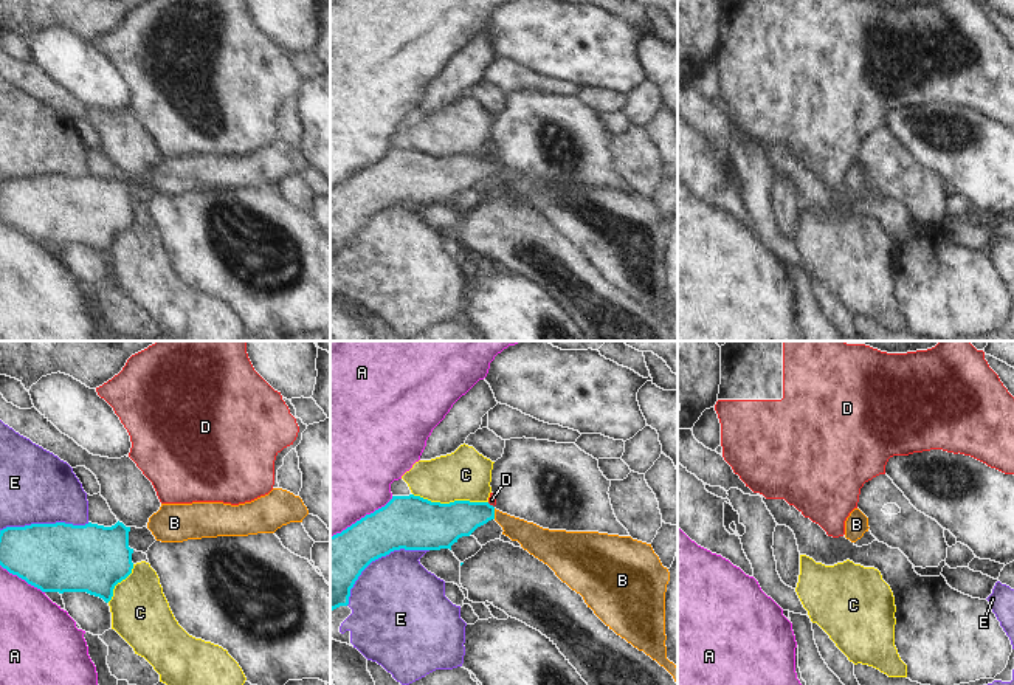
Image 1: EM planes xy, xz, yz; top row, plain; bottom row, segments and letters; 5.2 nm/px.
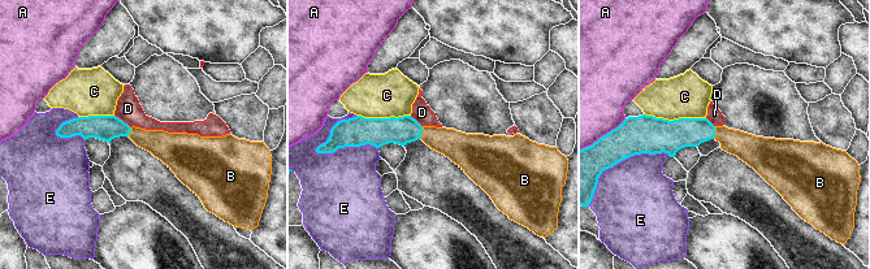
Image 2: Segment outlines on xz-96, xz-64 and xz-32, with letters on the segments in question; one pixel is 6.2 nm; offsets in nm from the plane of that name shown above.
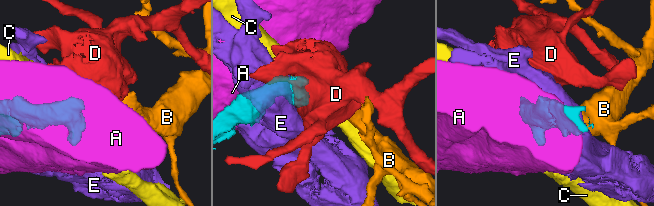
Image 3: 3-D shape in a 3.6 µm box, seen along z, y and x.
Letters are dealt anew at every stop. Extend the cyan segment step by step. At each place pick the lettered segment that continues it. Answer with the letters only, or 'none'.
B

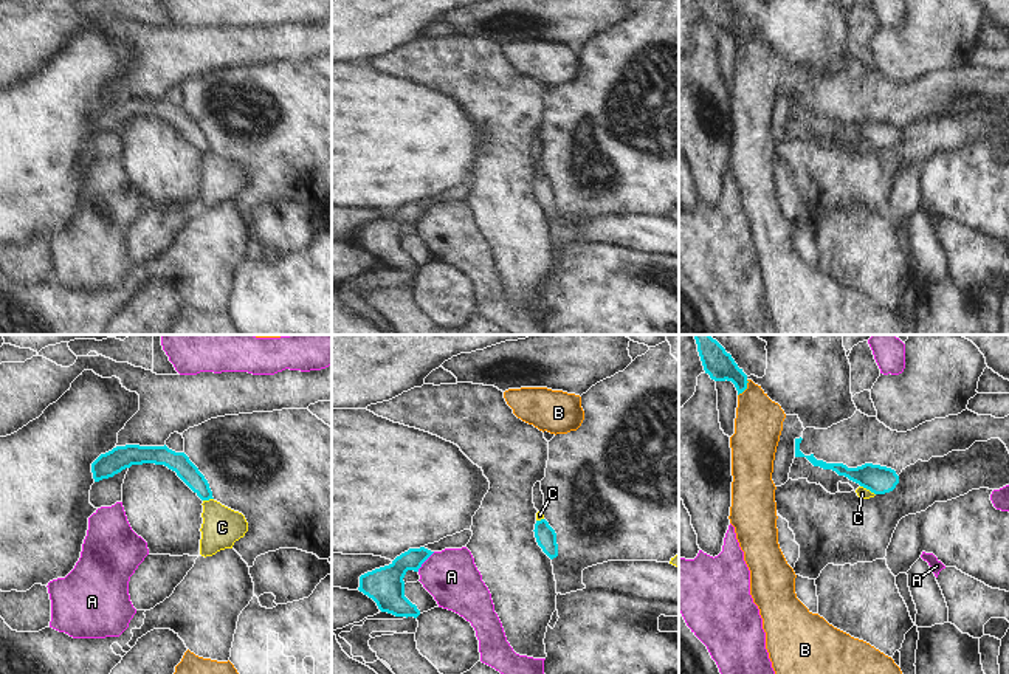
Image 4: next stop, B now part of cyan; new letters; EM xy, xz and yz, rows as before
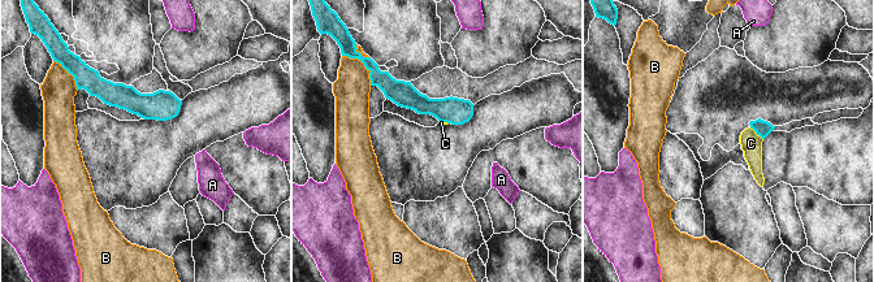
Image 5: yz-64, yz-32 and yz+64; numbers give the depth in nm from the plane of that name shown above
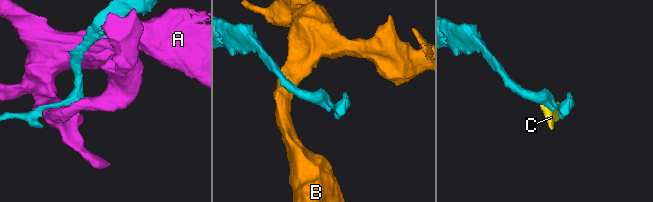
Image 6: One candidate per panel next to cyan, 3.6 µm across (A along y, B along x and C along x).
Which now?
none

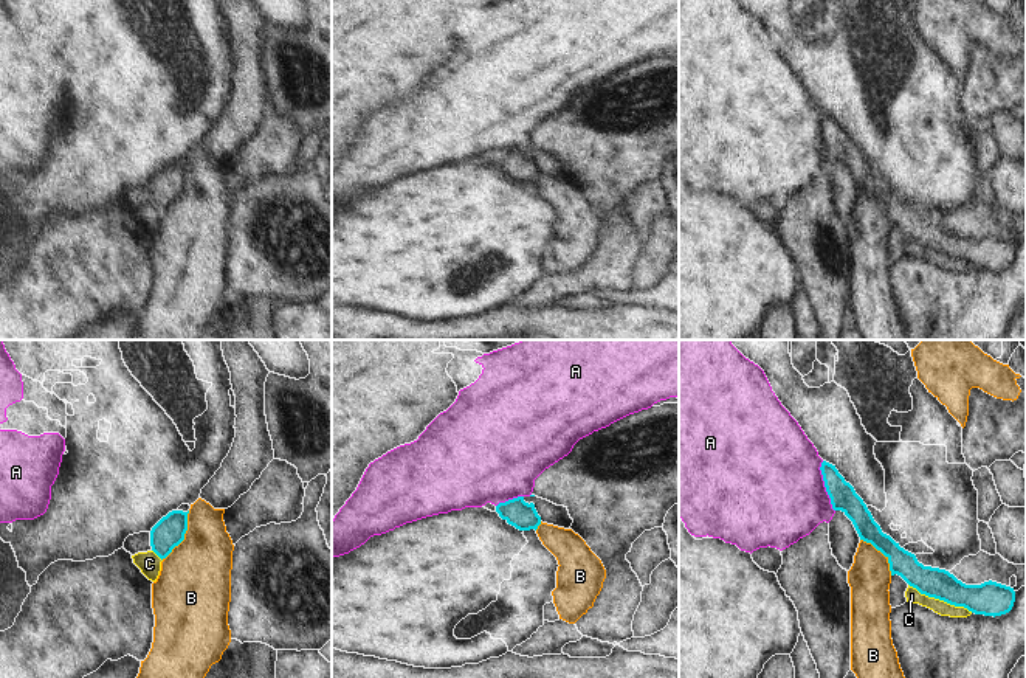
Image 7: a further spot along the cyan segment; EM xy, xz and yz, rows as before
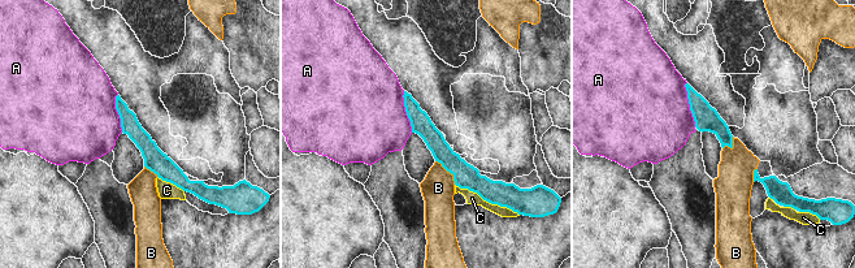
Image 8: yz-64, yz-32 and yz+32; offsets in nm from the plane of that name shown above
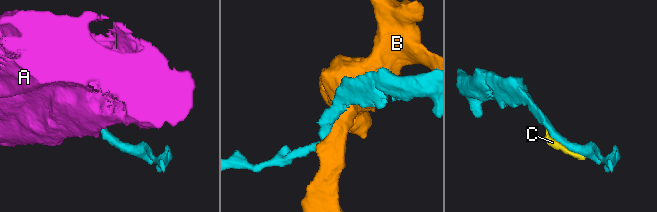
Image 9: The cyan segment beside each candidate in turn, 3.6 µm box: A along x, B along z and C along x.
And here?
none

